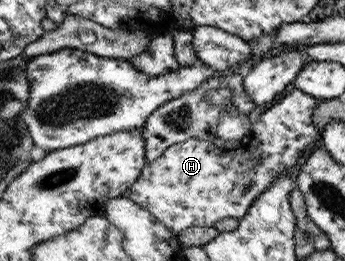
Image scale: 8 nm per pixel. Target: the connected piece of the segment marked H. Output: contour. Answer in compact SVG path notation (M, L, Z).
M299 89L280 96L259 116L250 132L243 138L225 140L215 136L210 140L189 139L188 141L168 146L162 156L144 166L140 177L122 194L133 202L153 213L165 227L175 234L189 227L214 227L223 218L243 218L252 206L252 202L268 189L278 176L289 172L301 156L320 144L321 133L312 121L312 112L319 98L313 98Z

